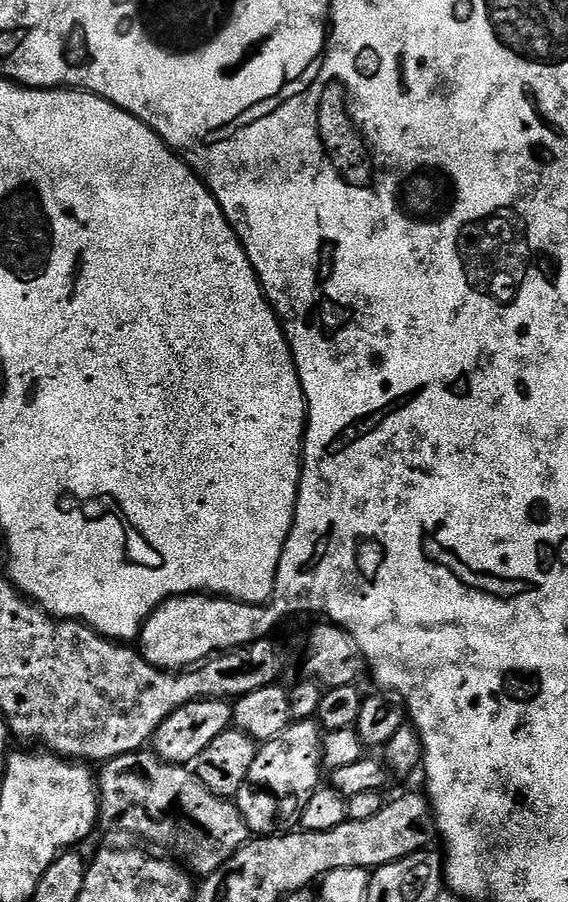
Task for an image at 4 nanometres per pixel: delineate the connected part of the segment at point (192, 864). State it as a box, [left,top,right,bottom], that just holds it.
[98,750,250,877]

